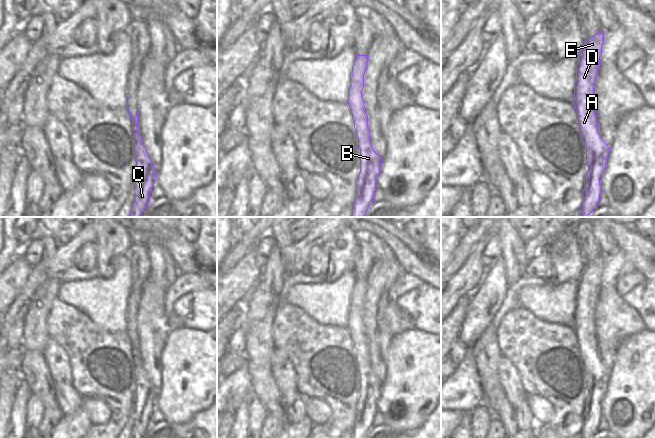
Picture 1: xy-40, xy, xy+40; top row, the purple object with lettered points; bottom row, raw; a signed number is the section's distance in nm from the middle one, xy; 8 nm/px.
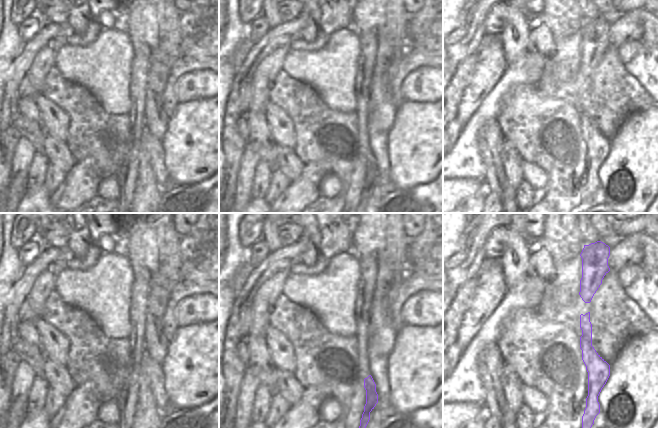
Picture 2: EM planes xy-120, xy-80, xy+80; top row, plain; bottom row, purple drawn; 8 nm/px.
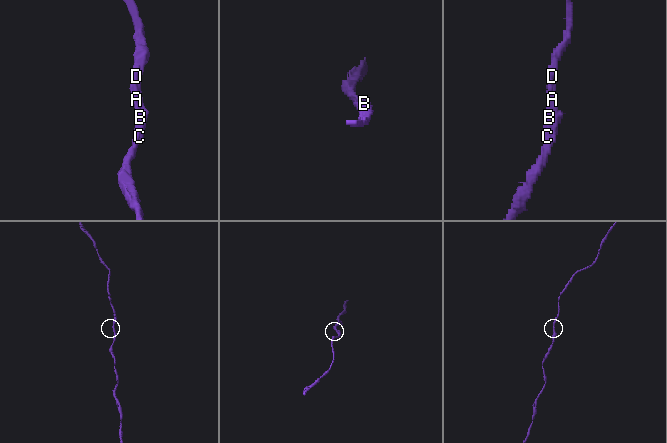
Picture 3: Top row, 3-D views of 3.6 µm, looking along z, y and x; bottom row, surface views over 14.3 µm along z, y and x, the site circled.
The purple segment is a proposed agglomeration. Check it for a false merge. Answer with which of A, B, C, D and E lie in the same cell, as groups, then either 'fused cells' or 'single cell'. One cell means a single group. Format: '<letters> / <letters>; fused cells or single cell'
A B C D E; single cell

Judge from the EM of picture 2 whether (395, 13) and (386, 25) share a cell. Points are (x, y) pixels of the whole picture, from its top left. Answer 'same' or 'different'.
same

